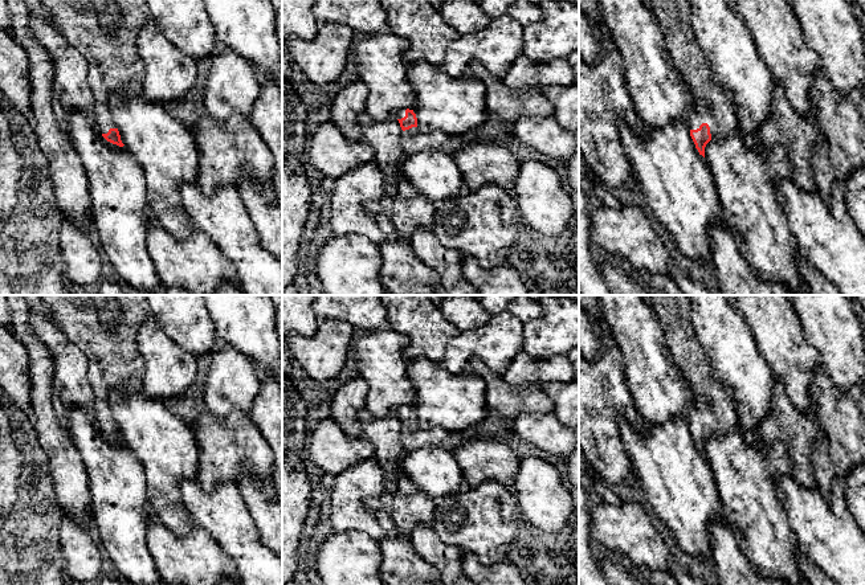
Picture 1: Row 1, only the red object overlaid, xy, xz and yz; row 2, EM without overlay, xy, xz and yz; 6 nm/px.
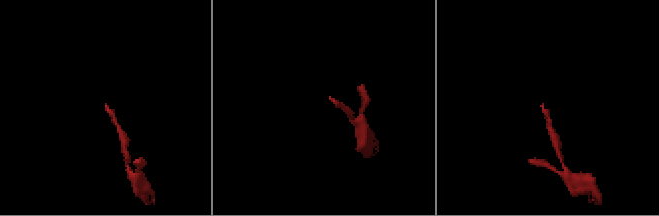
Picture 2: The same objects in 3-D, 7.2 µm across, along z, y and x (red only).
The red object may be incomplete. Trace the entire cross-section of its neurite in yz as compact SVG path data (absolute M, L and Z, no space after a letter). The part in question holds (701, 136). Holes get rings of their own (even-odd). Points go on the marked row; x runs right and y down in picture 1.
M649 0L649 9L665 37L665 45L695 103L686 123L699 155L711 139L738 131L731 95L713 81L709 62L691 26L690 0Z

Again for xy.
M40 0L40 3L50 11L54 24L66 41L89 65L89 85L94 94L94 118L98 131L107 142L123 147L109 110L109 97L121 94L132 99L143 95L146 69L138 53L136 38L142 25L151 19L146 0L115 0L121 16L117 29L109 29L99 24L99 17L89 0Z

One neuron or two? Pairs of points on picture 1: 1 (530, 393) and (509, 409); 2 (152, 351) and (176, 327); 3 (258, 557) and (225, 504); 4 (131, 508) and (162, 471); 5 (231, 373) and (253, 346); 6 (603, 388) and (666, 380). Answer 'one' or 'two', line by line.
1: one
2: two
3: one
4: two
5: two
6: two

